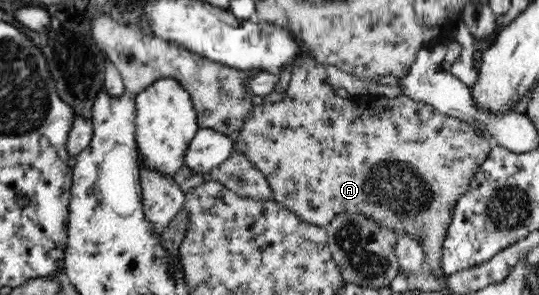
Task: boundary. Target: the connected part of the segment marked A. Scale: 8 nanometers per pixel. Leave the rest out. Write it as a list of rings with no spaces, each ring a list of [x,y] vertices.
[[[303,54],[294,61],[292,76],[286,89],[285,97],[278,103],[265,101],[263,104],[257,104],[251,107],[251,111],[246,119],[246,123],[239,132],[239,136],[233,141],[232,150],[239,150],[253,162],[255,168],[261,170],[265,174],[265,178],[273,190],[273,199],[284,205],[291,213],[302,219],[306,224],[315,227],[326,227],[331,223],[335,216],[340,213],[359,213],[371,220],[375,220],[377,224],[385,224],[387,228],[396,232],[405,232],[411,238],[419,238],[419,242],[423,244],[424,261],[427,264],[428,271],[433,272],[439,278],[443,277],[441,250],[446,236],[447,228],[452,220],[452,213],[457,200],[469,189],[470,181],[473,179],[479,166],[486,160],[494,141],[484,135],[478,135],[477,129],[468,122],[462,121],[457,117],[445,115],[430,105],[425,105],[420,101],[413,101],[407,96],[396,96],[387,98],[383,96],[373,96],[369,94],[357,94],[348,98],[340,97],[335,94],[335,88],[327,79],[325,64],[320,64],[312,56]]]

